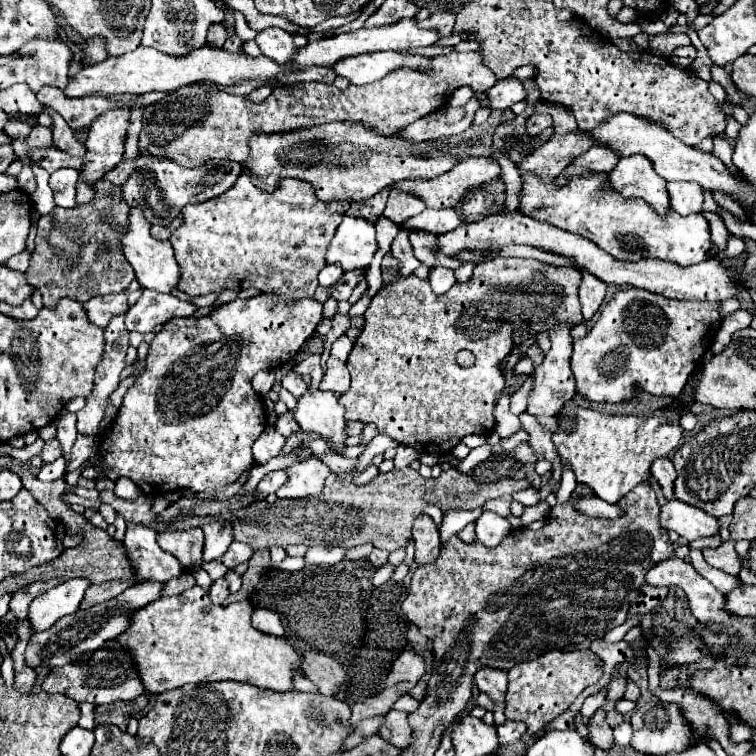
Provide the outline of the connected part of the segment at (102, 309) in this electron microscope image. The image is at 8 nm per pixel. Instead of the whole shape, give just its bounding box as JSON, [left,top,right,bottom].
[84,292,128,328]

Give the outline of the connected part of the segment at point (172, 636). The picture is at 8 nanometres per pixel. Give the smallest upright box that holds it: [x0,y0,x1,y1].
[120,586,302,694]

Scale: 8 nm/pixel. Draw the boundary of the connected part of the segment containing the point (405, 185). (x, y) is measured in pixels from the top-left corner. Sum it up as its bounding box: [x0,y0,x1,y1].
[394,156,500,208]

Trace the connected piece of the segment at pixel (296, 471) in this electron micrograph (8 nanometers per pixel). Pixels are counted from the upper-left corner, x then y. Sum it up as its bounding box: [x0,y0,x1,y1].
[278,458,330,498]

